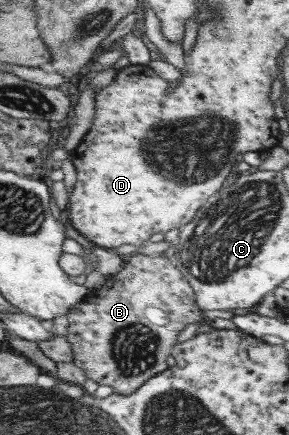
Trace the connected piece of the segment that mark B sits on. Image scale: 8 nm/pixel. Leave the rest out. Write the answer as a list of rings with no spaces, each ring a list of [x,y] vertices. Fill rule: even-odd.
[[[132,254],[125,269],[108,279],[103,288],[94,290],[67,314],[69,324],[65,338],[73,345],[74,362],[85,369],[88,378],[99,385],[111,386],[117,394],[129,395],[137,392],[154,375],[169,368],[167,358],[179,344],[179,332],[189,324],[204,324],[206,320],[203,319],[203,310],[198,308],[197,294],[178,263],[162,254]]]

